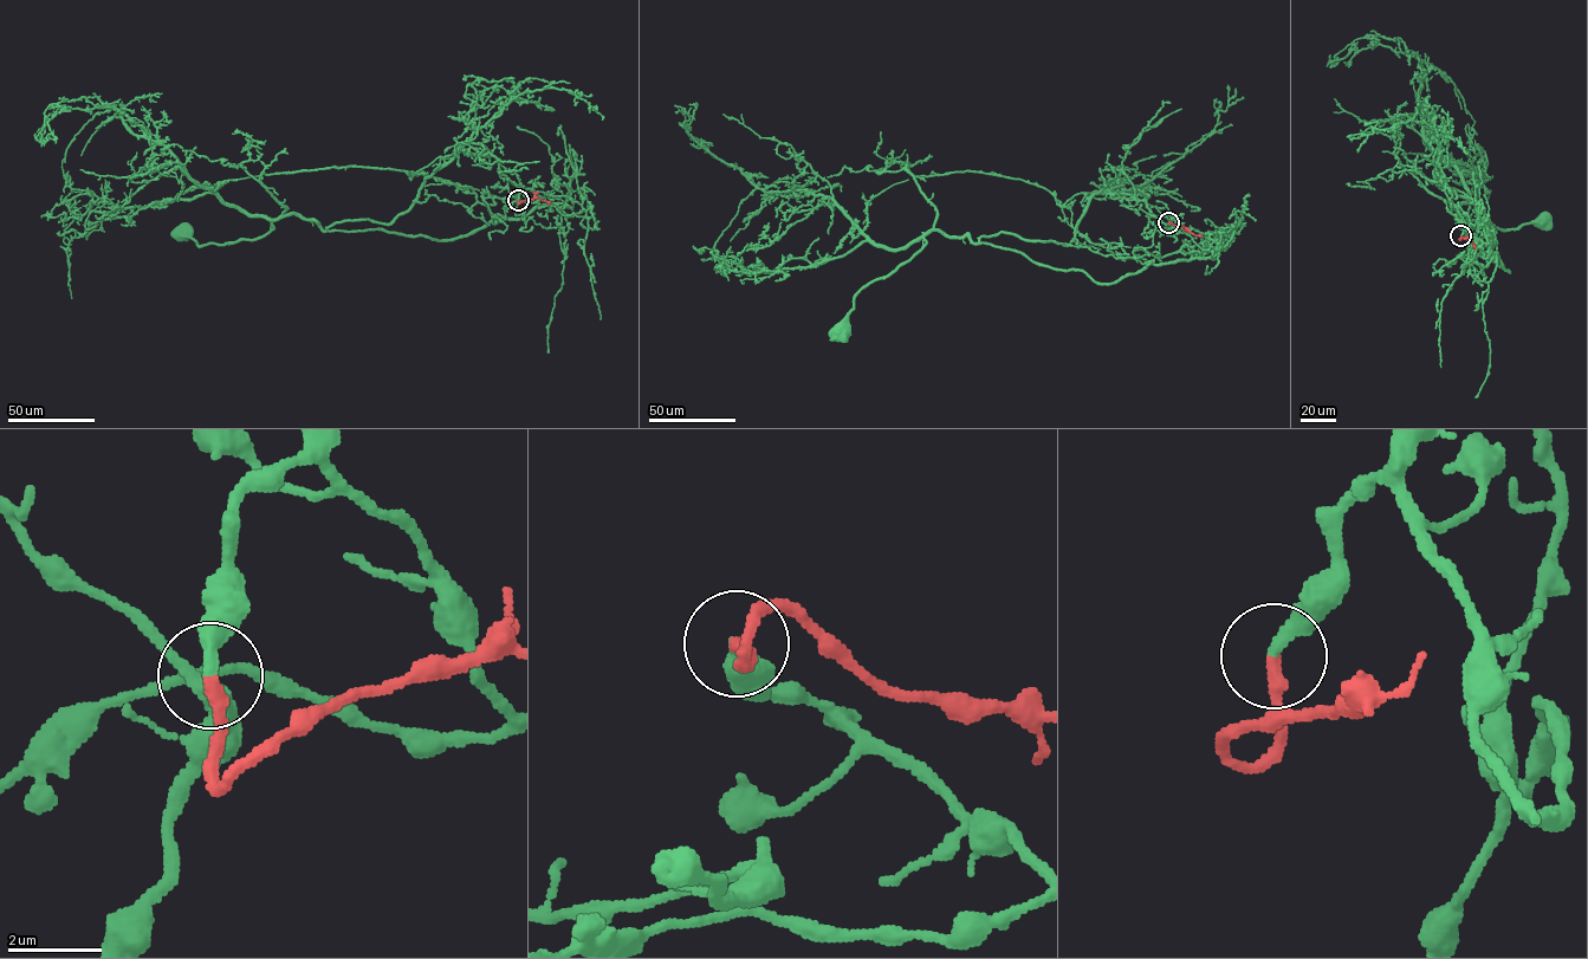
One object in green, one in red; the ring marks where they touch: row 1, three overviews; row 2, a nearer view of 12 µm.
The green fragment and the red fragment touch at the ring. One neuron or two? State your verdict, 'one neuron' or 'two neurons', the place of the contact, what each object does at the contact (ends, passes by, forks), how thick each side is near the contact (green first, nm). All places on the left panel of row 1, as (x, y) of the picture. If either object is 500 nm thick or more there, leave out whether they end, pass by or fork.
one neuron | (518, 200) | green ends | red ends | 300/280 nm

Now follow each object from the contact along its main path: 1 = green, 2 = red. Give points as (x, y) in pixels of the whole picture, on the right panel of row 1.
1: (1460, 235), (1465, 221), (1434, 170), (1438, 183), (1475, 205), (1467, 235), (1451, 206), (1475, 228), (1541, 222)
2: (1460, 235), (1459, 240), (1470, 239), (1476, 247)

